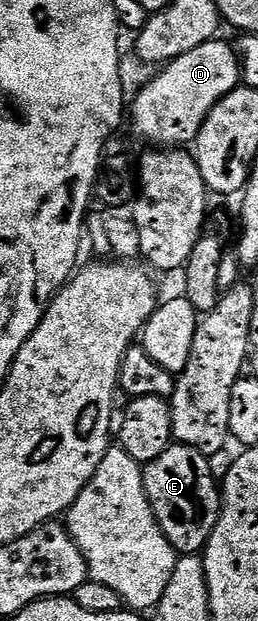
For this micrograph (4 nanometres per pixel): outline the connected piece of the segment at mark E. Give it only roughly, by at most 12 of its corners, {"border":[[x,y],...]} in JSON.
{"border":[[169,445],[144,463],[155,520],[201,554],[221,514],[208,457]]}

